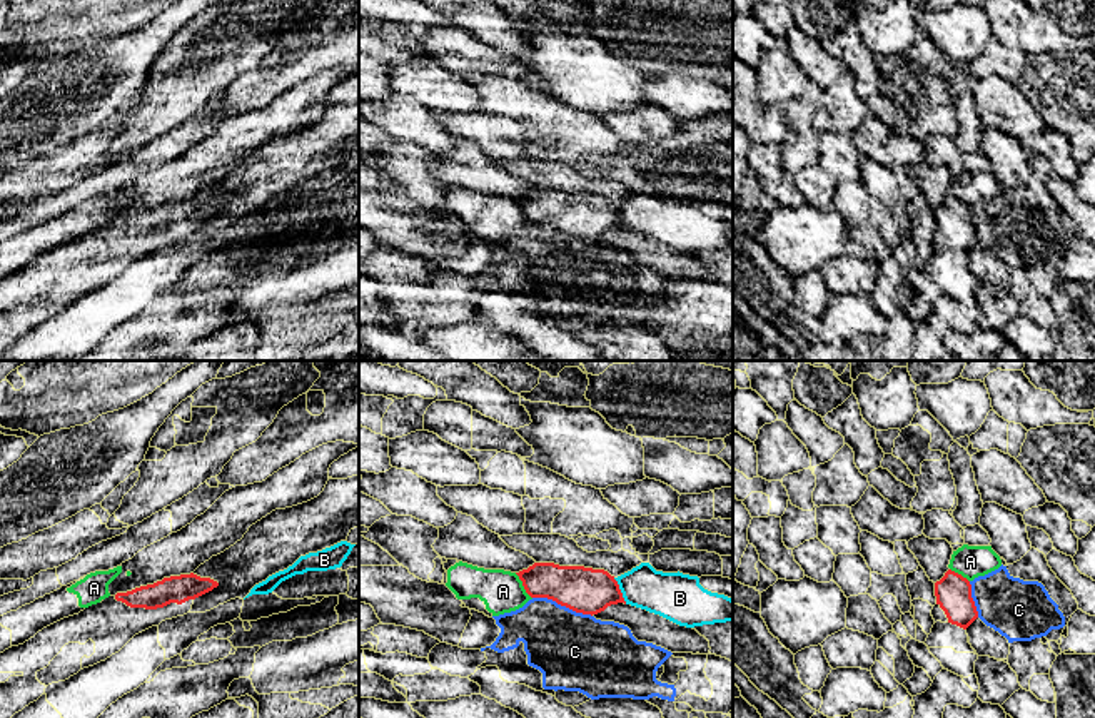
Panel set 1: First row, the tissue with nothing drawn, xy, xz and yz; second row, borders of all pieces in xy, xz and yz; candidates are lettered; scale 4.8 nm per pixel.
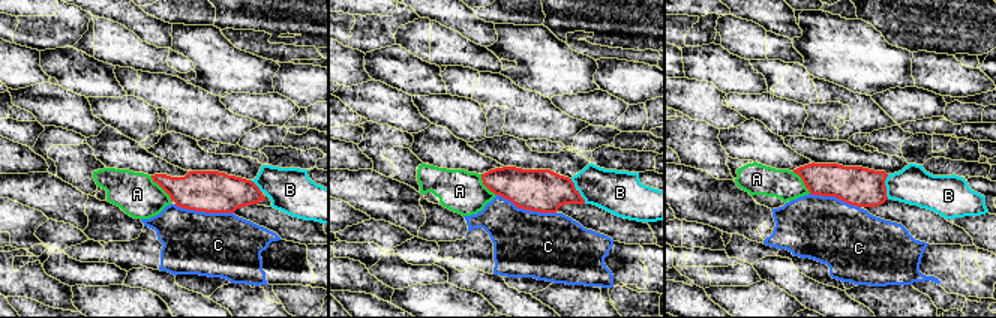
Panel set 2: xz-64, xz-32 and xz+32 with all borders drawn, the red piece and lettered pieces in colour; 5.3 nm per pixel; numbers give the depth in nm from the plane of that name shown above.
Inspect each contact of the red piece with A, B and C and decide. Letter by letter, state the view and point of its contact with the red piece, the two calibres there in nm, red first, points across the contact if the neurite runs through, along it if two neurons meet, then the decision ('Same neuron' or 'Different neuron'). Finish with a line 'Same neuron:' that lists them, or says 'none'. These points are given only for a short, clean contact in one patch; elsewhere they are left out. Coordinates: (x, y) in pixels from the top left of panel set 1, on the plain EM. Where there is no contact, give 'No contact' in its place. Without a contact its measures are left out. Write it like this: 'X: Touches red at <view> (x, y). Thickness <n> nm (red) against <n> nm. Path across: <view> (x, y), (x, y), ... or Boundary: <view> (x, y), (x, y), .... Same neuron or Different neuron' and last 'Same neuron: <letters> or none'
A: Touches red at xz (523, 211). Thickness 200 nm (red) against 200 nm. Boundary: xz (514, 199), (531, 224). Different neuron
B: Touches red at xz (620, 217). Thickness 220 nm (red) against 220 nm. Boundary: xz (613, 204), (626, 229). Different neuron
C: Touches red at xz (563, 231). Thickness 220 nm (red) against 380 nm. Different neuron
Same neuron: none

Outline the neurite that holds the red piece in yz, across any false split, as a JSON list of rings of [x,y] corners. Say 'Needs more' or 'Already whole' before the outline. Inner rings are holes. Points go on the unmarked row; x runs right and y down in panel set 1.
Needs more. [[[948,195],[945,202],[935,209],[935,222],[936,230],[931,235],[935,249],[951,249],[966,255],[978,244],[971,224],[971,210],[961,200]]]

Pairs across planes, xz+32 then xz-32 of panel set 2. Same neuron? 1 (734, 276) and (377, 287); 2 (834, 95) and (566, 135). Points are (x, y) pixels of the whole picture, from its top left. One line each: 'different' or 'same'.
1: different
2: same

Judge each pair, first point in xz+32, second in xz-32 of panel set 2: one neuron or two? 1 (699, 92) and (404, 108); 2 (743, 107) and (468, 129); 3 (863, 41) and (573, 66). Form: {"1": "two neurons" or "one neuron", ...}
{"1": "one neuron", "2": "one neuron", "3": "one neuron"}

